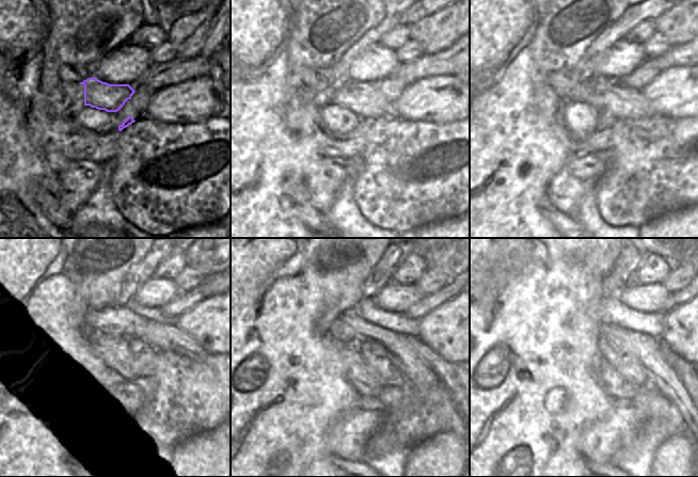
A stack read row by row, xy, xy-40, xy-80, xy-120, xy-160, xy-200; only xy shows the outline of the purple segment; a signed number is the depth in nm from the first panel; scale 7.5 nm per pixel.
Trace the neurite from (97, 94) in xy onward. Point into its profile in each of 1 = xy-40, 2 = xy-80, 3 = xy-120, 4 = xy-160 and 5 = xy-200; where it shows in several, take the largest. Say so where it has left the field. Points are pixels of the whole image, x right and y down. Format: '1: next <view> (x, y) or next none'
1: next xy-40 (363, 98)
2: next xy-80 (609, 105)
3: next xy-120 (179, 344)
4: next xy-160 (445, 370)
5: next xy-200 (686, 371)

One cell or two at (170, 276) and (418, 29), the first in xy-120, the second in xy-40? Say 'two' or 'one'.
two

